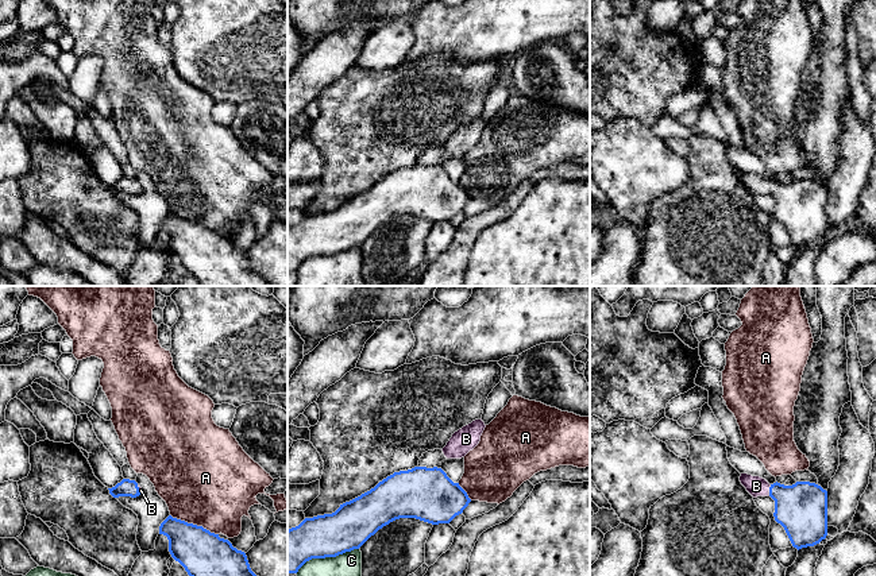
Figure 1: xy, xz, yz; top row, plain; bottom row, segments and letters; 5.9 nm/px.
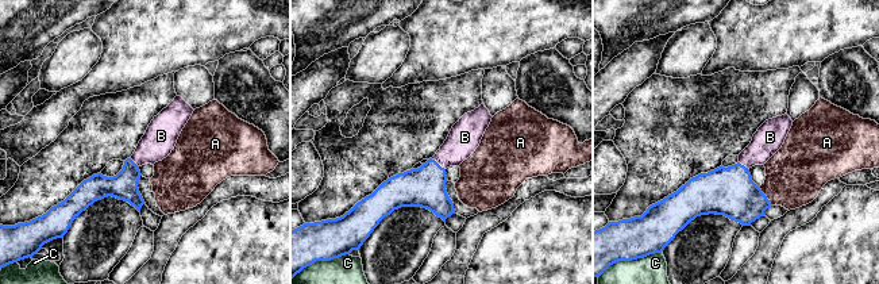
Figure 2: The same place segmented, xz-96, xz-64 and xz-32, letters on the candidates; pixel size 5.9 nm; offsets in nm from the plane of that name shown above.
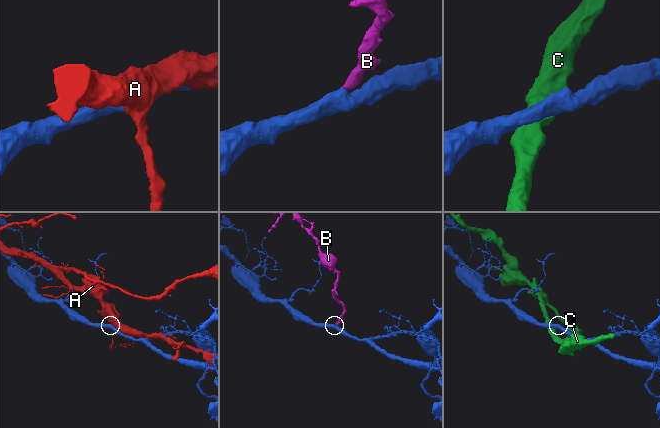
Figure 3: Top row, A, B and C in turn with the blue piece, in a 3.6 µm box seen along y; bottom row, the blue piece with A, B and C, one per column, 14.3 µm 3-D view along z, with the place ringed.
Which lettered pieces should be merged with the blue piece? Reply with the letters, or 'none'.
B

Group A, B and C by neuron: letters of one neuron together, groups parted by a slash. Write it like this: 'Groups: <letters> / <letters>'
Groups: A / B / C

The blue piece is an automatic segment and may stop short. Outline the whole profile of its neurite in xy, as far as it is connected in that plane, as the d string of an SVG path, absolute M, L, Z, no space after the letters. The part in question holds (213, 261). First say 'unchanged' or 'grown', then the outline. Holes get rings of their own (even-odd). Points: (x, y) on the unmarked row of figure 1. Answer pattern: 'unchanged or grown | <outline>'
unchanged | M169 213L159 224L159 232L169 237L169 250L178 259L188 272L193 275L202 286L269 286L269 283L256 274L248 262L244 250L232 244L228 237L211 231L202 224L188 221Z

